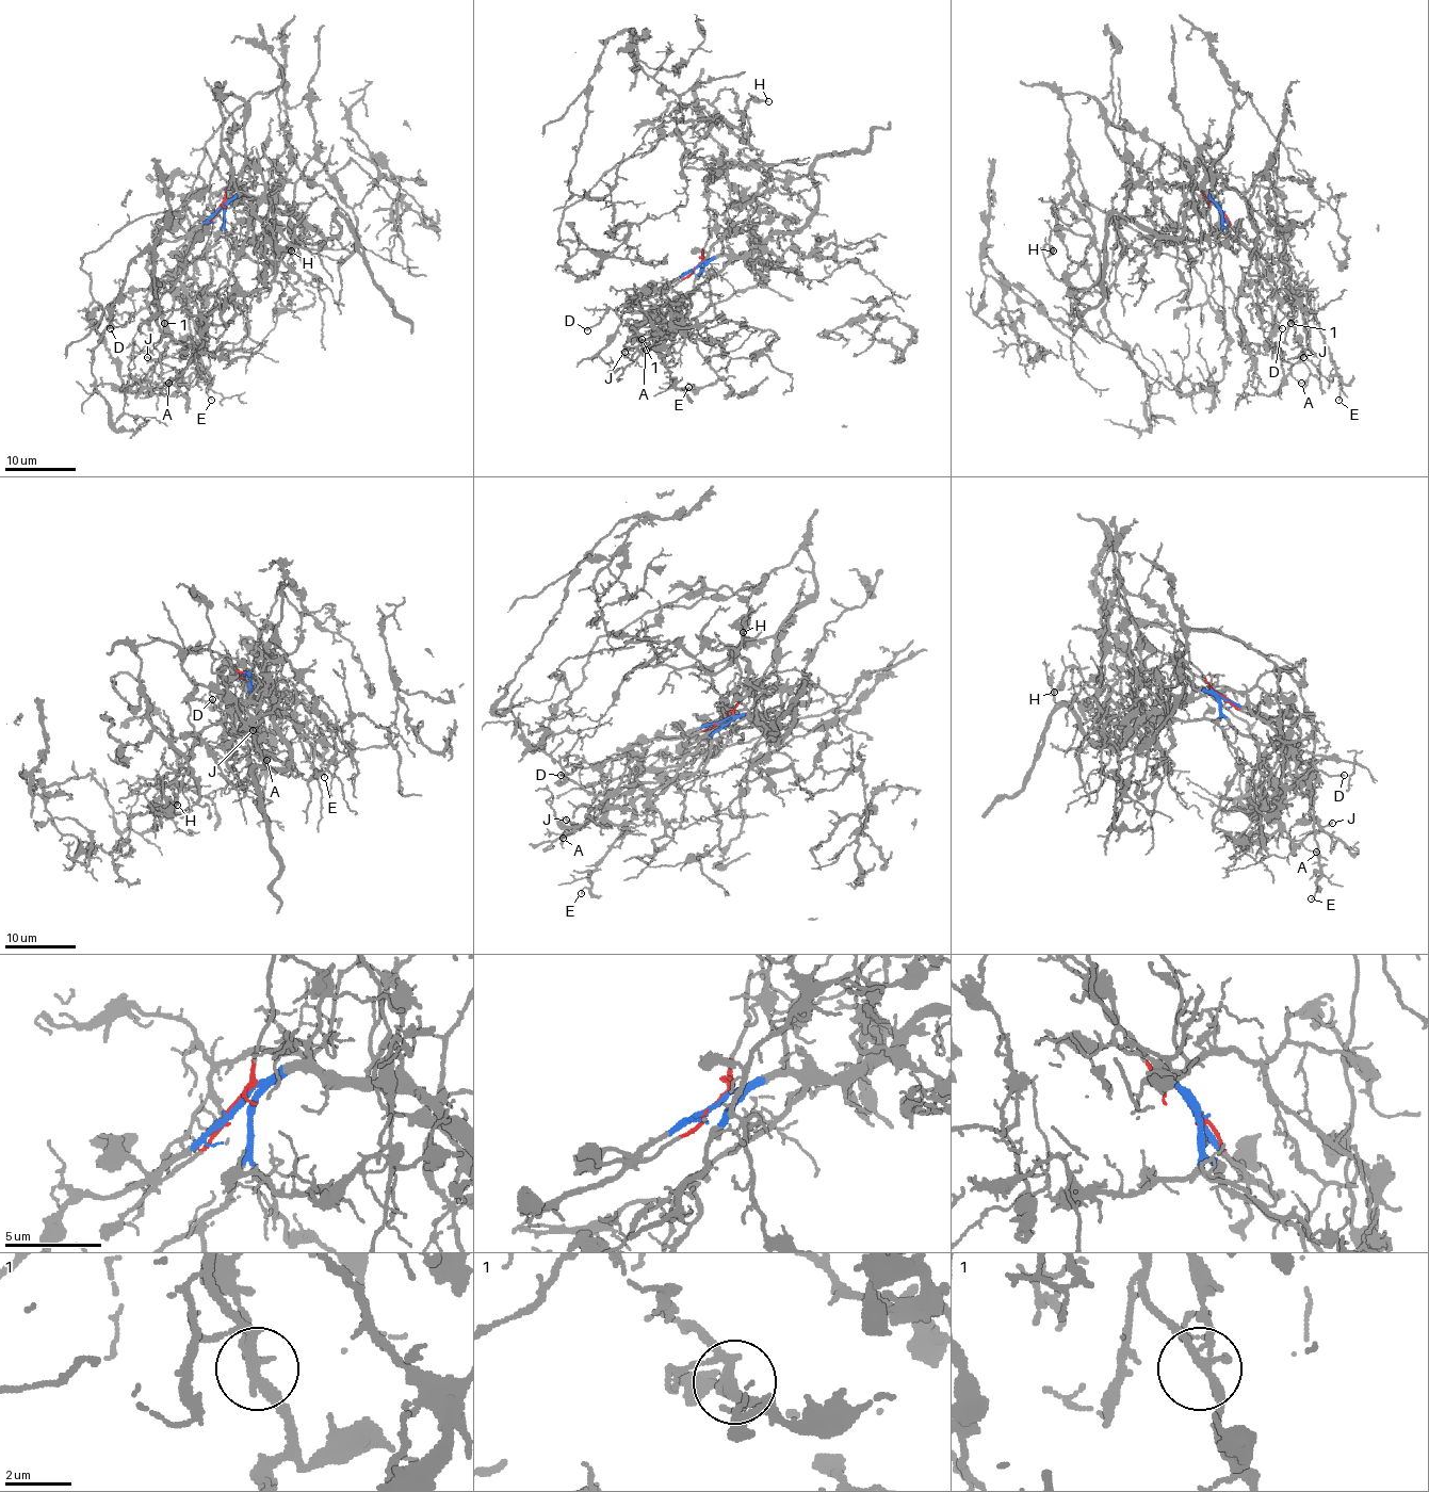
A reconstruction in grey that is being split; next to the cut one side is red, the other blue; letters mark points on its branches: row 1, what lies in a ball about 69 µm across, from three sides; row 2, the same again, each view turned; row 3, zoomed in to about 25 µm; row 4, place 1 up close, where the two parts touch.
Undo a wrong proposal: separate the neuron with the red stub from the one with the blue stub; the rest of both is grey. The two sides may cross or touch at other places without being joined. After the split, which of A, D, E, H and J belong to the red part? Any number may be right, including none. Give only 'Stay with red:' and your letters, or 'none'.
Stay with red: H

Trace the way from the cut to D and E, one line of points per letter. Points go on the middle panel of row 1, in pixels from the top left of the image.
D: (696, 266), (660, 293), (626, 306), (629, 307), (626, 304), (607, 309), (586, 330)
E: (696, 266), (714, 256), (728, 259), (687, 295), (682, 325), (655, 344), (670, 378), (679, 389), (689, 387)

